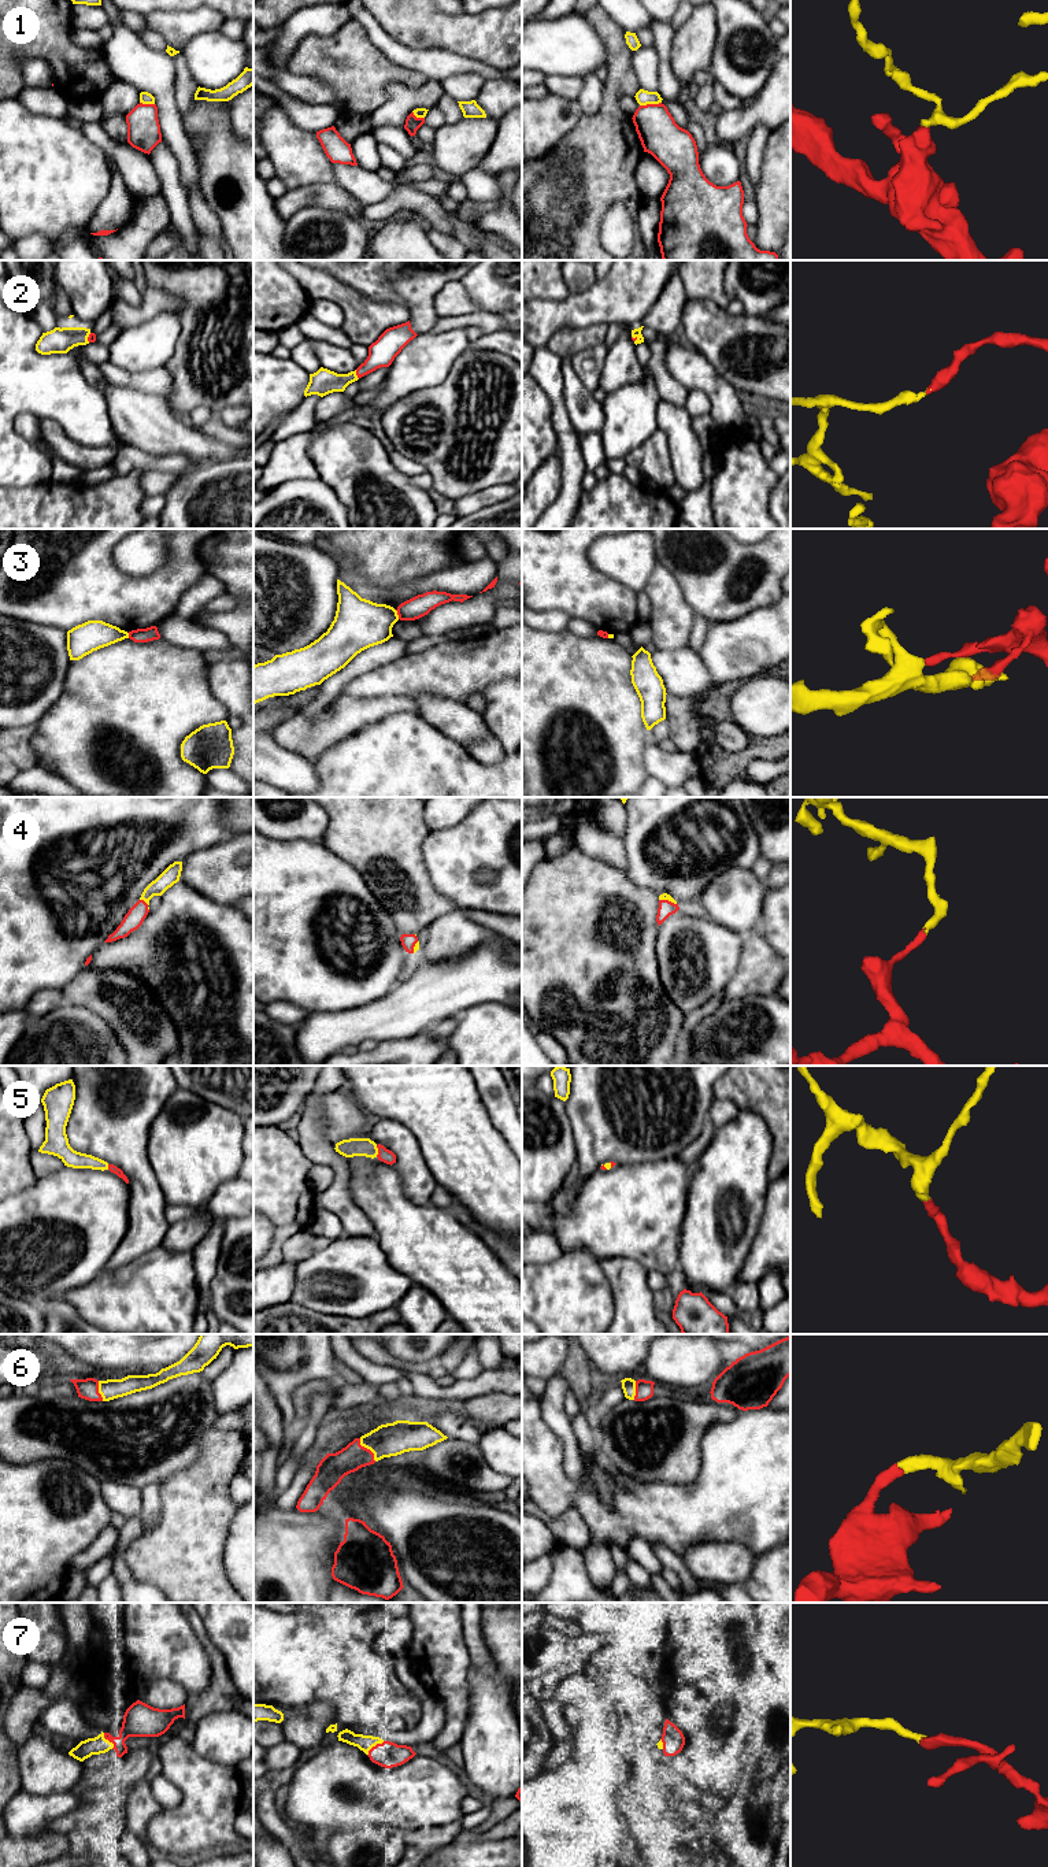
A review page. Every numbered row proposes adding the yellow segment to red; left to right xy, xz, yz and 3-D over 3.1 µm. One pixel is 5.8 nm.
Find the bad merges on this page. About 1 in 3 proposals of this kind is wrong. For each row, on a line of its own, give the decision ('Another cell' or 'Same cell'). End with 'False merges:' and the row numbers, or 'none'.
1: Another cell
2: Same cell
3: Another cell
4: Same cell
5: Same cell
6: Same cell
7: Same cell
False merges: 1, 3

